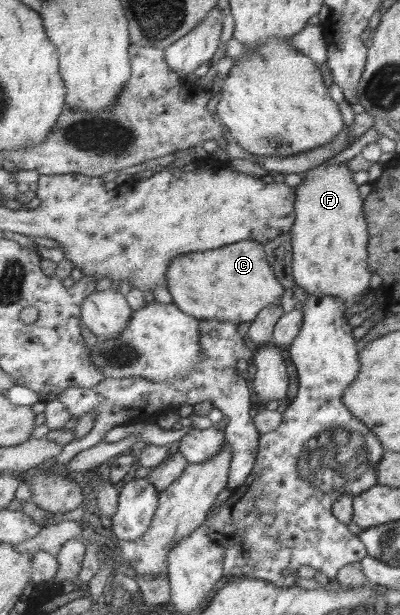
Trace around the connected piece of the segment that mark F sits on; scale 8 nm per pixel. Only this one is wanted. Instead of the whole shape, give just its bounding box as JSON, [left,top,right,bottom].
[288,164,371,307]

